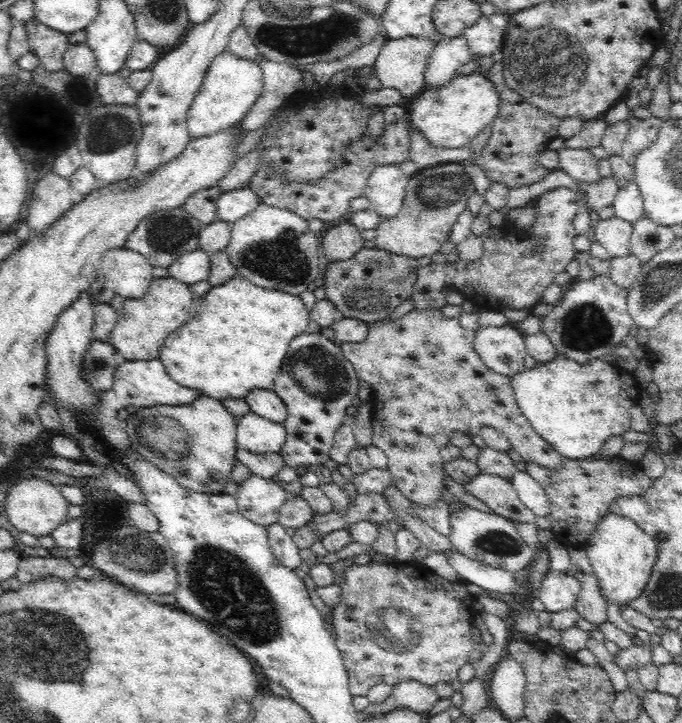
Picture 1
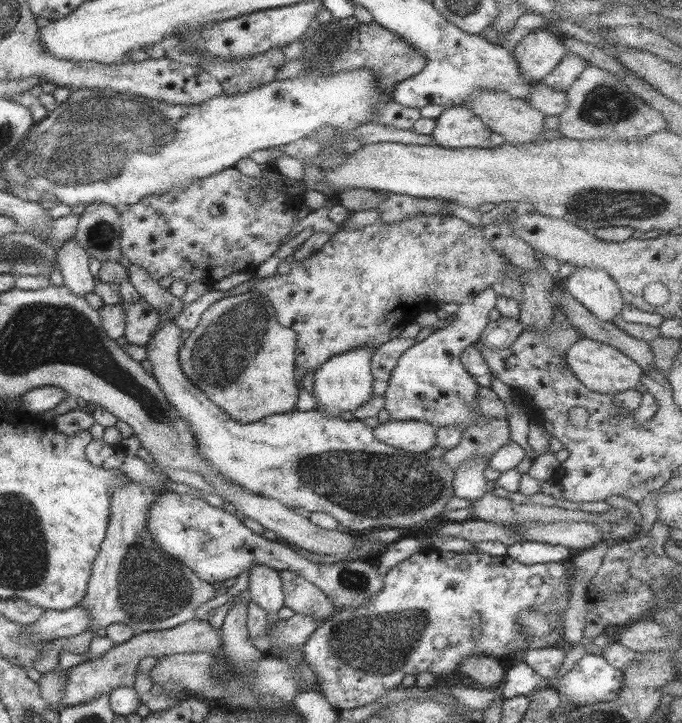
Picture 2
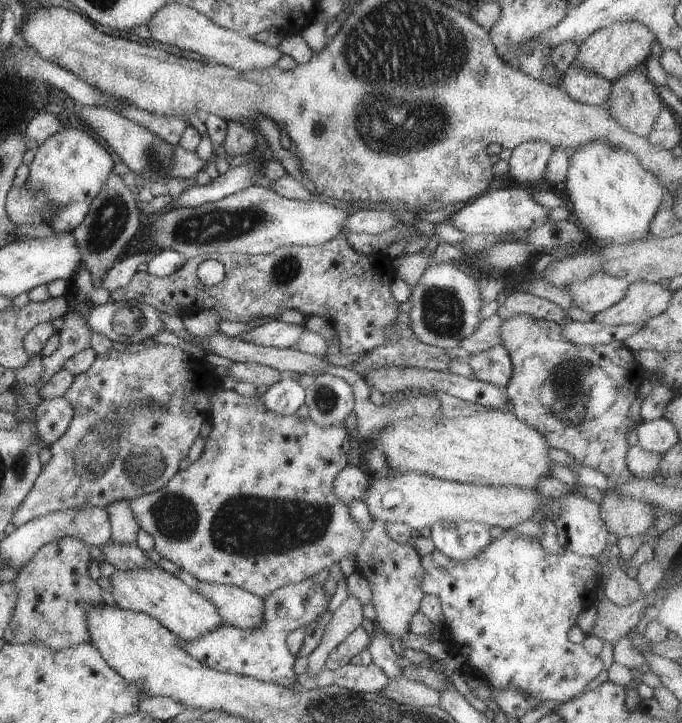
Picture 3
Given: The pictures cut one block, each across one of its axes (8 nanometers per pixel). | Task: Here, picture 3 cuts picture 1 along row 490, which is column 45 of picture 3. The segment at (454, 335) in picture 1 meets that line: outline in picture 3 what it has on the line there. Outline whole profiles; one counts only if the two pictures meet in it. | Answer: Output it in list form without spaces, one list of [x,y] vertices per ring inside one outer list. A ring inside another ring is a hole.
[[[64,397],[43,400],[36,408],[37,433],[41,443],[51,445],[68,430],[74,409]]]

